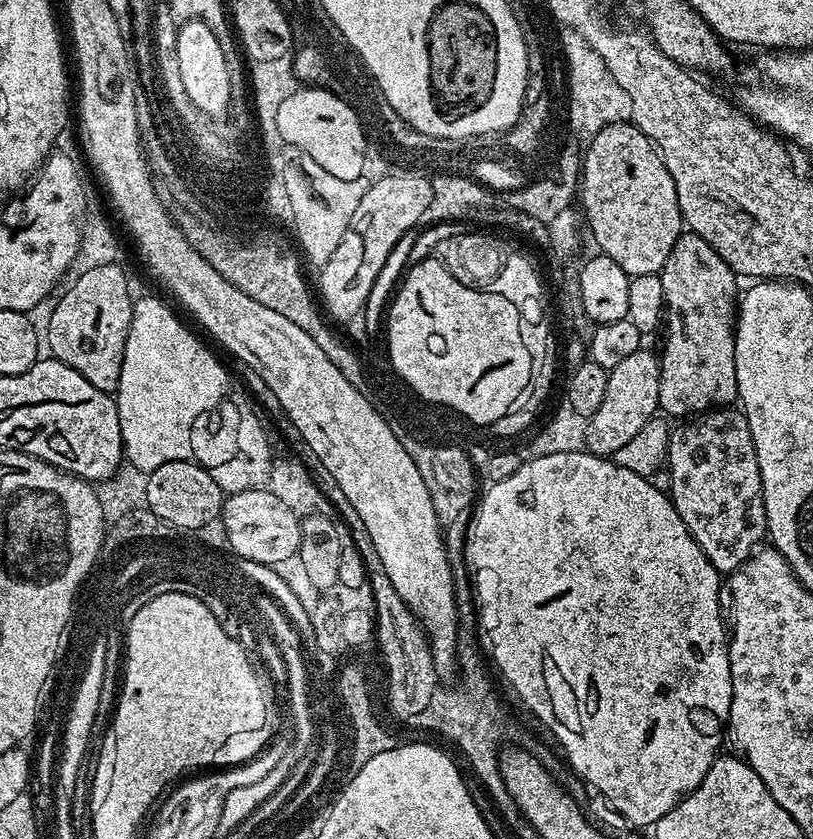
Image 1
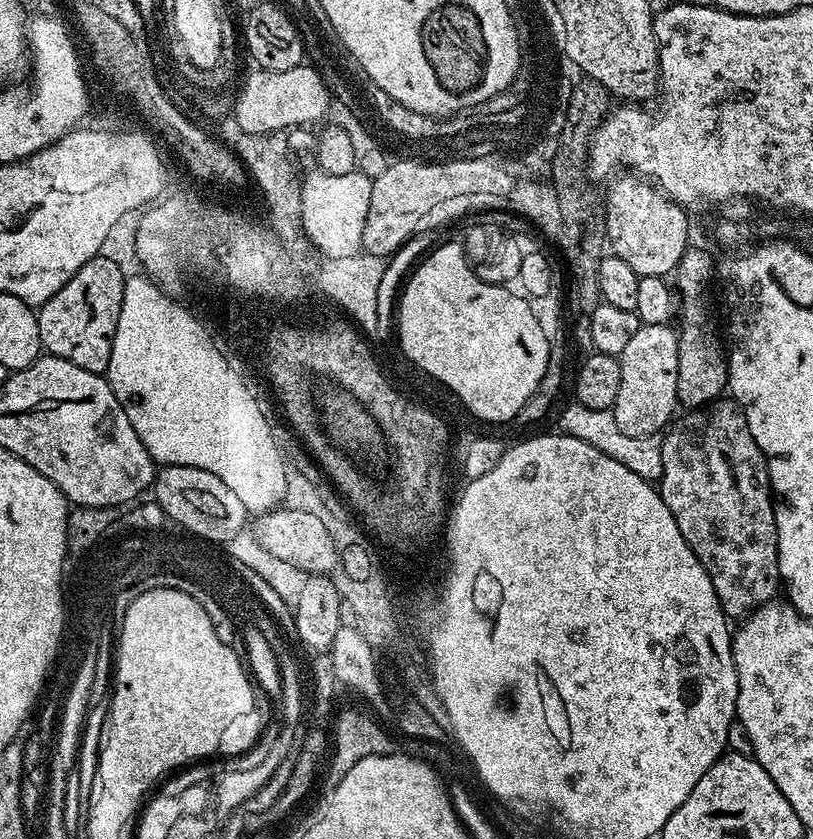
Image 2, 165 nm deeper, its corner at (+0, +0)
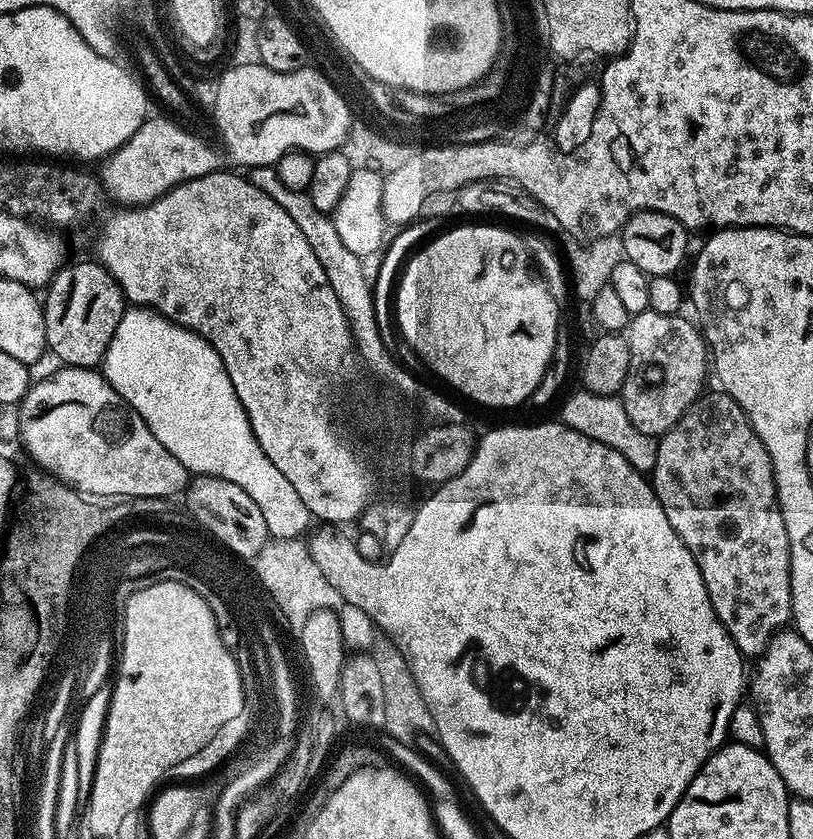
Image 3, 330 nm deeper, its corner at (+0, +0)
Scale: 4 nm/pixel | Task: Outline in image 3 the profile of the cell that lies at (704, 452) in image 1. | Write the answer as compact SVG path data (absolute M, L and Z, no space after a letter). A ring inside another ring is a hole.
M701 395L670 431L659 437L654 469L656 497L670 518L670 526L694 554L702 582L710 594L714 614L730 634L741 656L763 656L772 640L792 619L790 586L790 538L776 497L776 474L770 454L734 398Z

